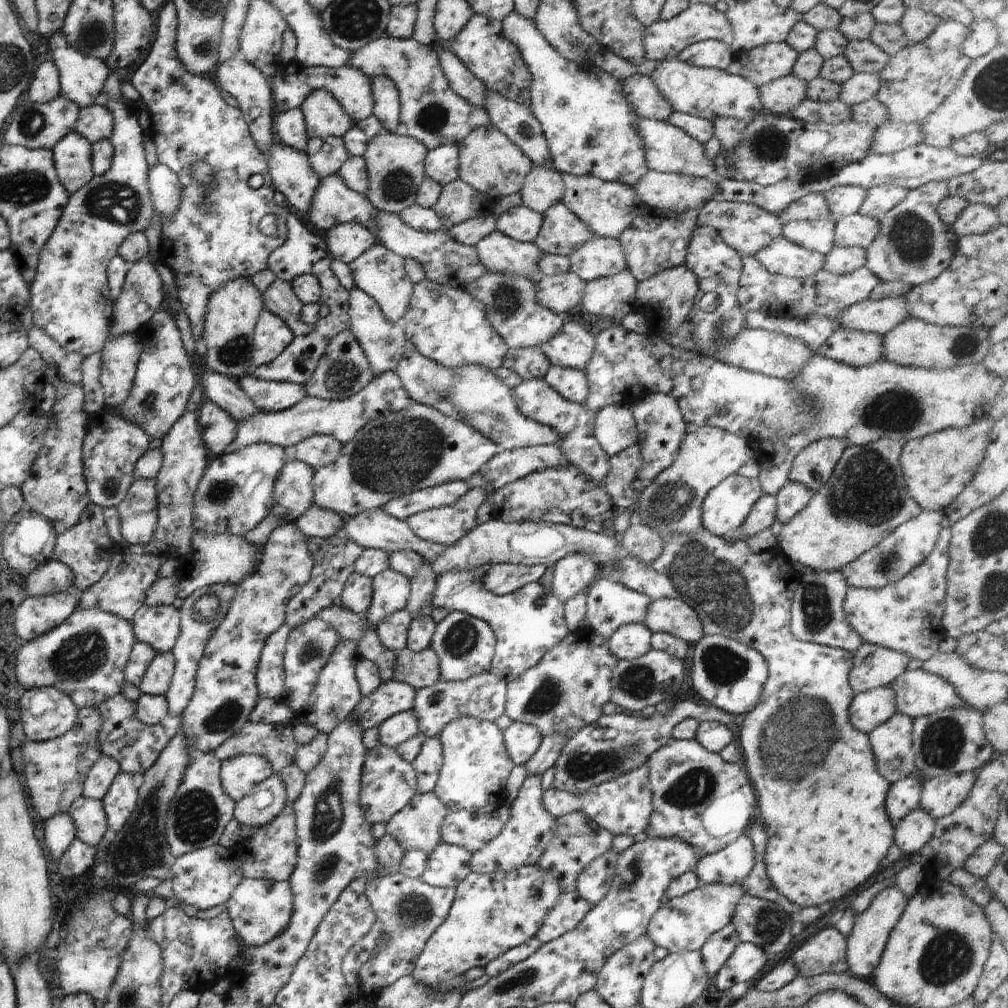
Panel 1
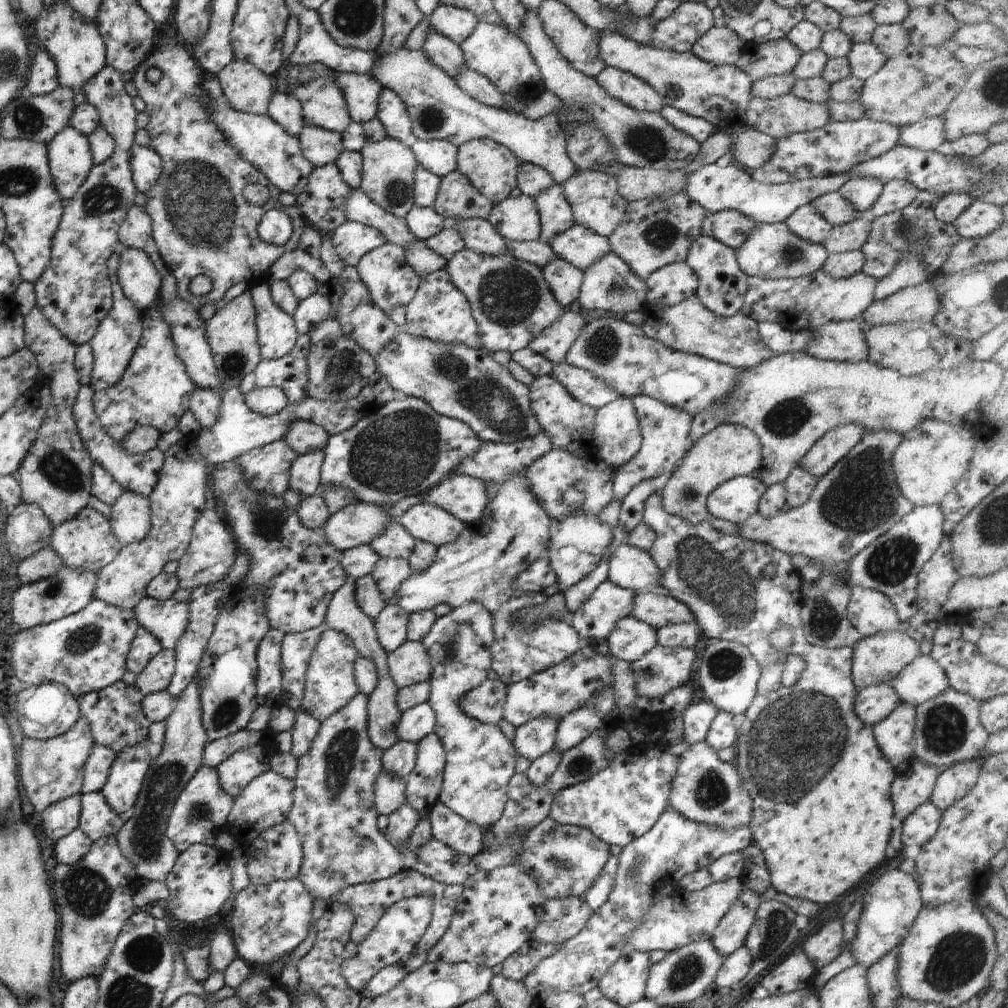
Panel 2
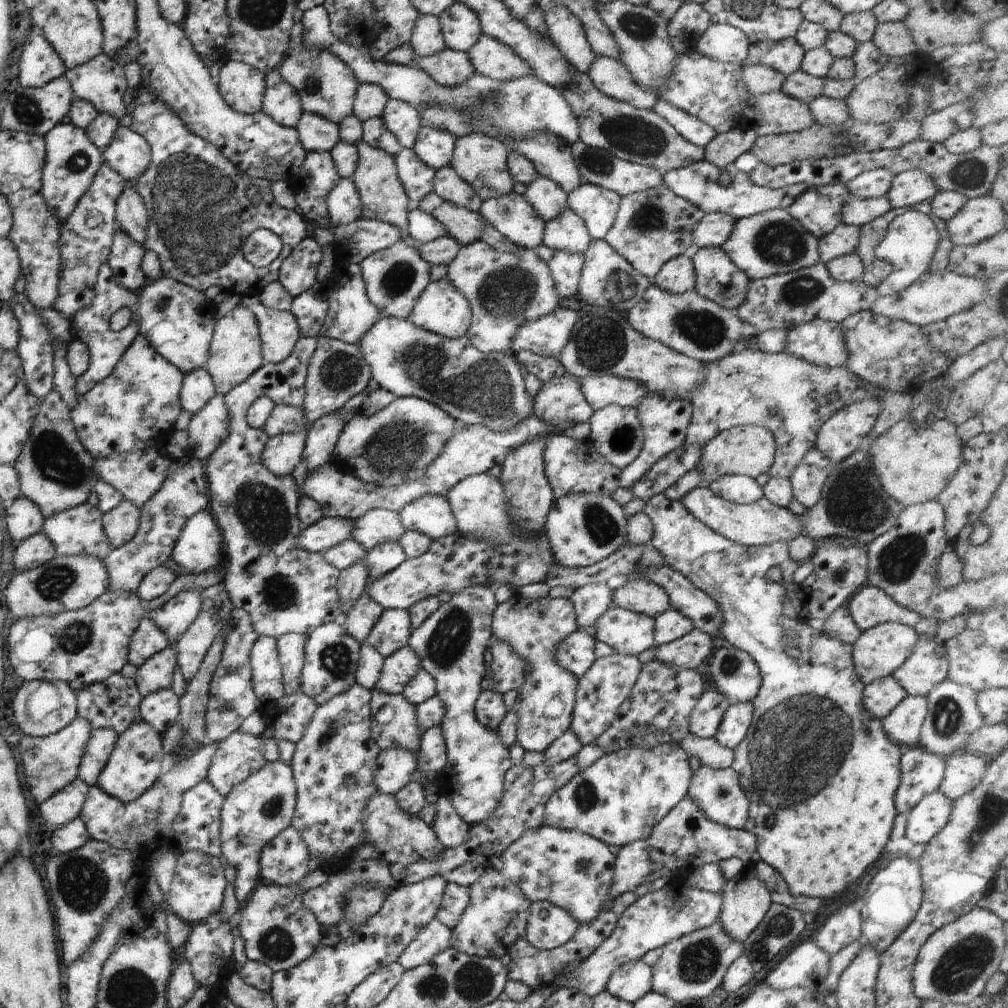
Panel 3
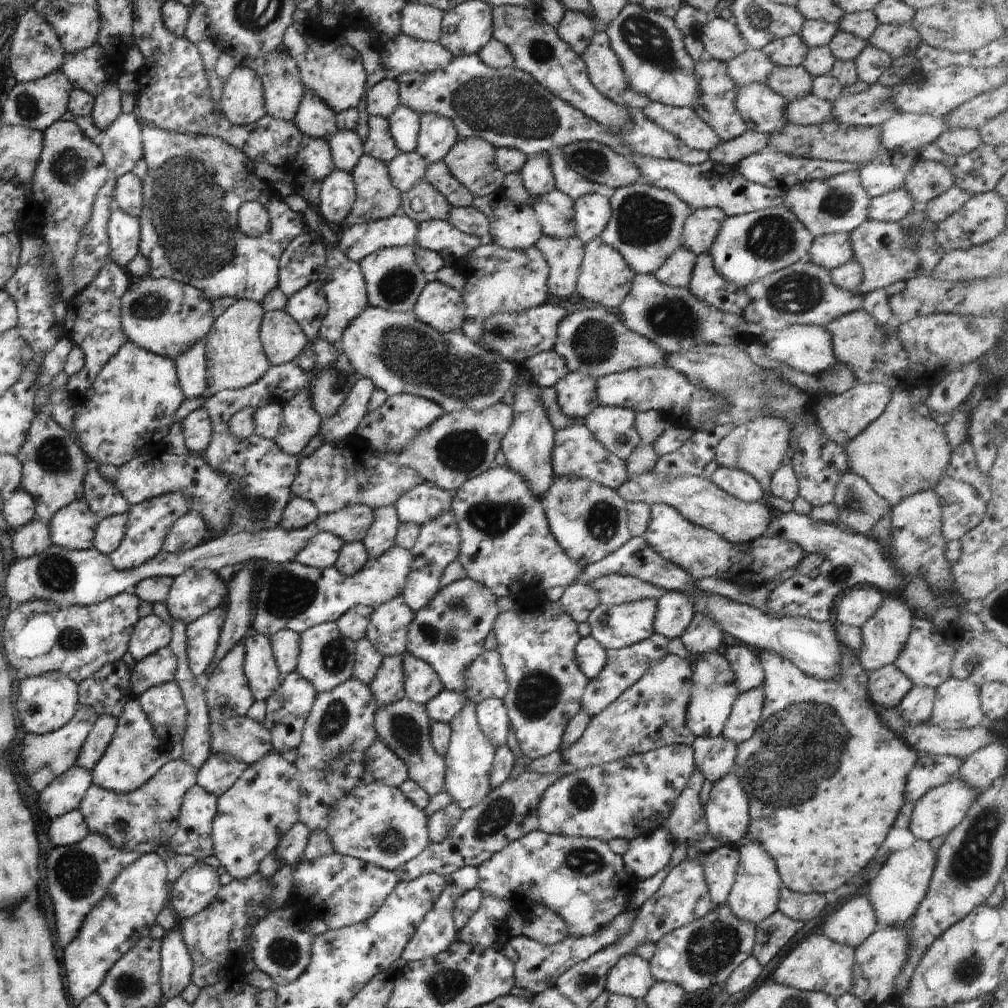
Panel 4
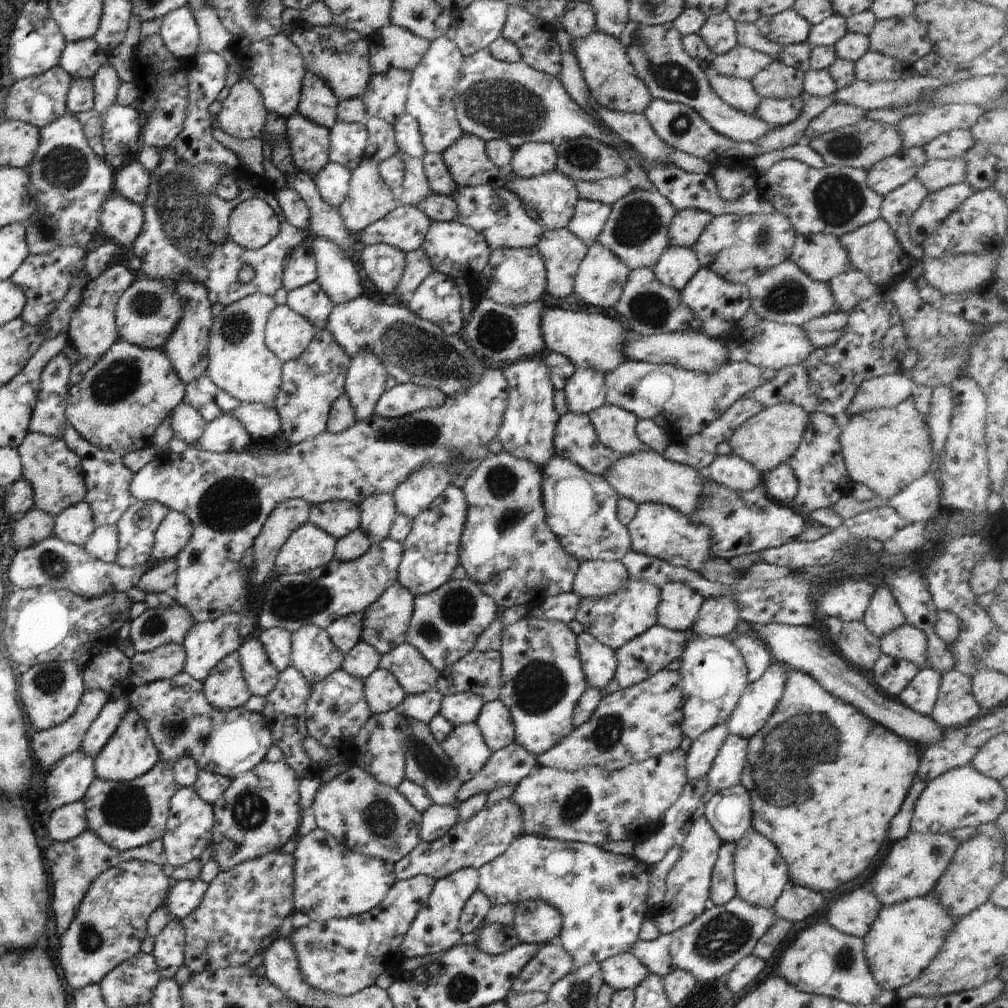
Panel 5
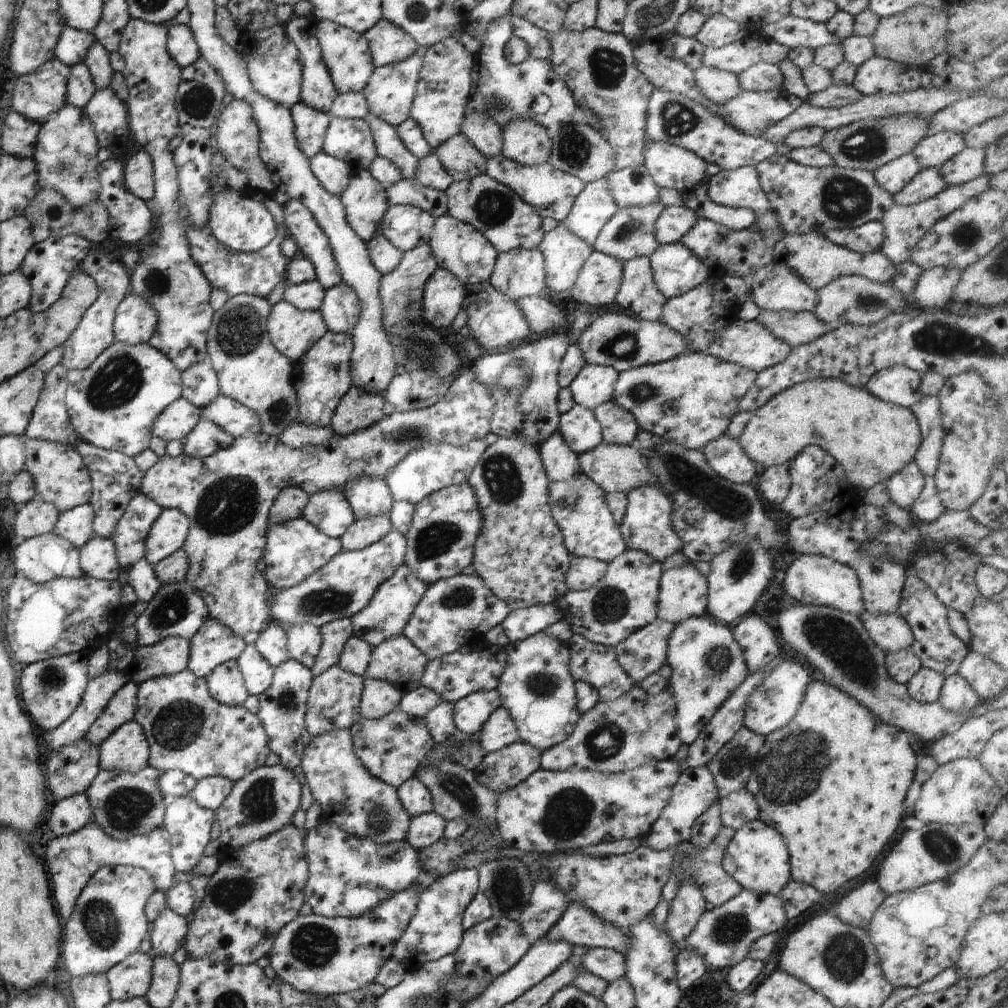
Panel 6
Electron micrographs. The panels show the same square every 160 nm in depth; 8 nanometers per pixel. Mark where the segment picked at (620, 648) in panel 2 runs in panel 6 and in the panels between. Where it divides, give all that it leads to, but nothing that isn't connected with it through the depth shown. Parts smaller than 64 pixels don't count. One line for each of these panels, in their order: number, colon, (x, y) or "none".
3: (628, 633)
4: (614, 627)
5: (615, 620)
6: (625, 600)

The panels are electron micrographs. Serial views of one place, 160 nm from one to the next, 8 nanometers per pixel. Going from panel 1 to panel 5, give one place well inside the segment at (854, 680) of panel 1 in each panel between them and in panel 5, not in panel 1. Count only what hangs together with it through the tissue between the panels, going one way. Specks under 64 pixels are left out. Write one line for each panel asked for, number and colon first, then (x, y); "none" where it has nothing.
2: (878, 658)
3: (879, 651)
4: (885, 634)
5: (883, 614)

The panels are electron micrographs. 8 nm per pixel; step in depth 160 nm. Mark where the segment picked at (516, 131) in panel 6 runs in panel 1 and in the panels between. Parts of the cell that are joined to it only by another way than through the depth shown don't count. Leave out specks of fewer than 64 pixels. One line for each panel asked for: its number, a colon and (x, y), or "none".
1: (562, 233)
2: (556, 216)
3: (549, 200)
4: (538, 179)
5: (531, 159)

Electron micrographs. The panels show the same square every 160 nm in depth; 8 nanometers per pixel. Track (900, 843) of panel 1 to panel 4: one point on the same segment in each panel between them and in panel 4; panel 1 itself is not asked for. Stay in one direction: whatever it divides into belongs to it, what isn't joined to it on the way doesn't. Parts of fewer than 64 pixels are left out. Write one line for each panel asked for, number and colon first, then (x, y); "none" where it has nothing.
2: (921, 825)
3: (930, 815)
4: (941, 809)

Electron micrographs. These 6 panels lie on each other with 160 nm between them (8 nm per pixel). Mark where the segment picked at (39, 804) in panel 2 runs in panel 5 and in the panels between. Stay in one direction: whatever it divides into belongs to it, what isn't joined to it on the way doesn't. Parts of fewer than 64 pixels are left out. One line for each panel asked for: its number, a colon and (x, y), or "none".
3: (50, 763)
4: (46, 757)
5: (50, 745)

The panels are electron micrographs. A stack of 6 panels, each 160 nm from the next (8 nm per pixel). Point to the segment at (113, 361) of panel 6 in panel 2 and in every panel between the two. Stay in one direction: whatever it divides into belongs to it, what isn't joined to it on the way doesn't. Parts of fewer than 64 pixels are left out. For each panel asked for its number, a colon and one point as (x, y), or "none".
2: (154, 390)
3: (139, 402)
4: (132, 403)
5: (122, 399)

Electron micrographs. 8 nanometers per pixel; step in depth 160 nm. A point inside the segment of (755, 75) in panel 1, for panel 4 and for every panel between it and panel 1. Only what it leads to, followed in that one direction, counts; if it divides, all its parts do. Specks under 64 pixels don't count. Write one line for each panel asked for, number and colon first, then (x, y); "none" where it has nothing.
2: (779, 57)
3: (785, 56)
4: (788, 52)

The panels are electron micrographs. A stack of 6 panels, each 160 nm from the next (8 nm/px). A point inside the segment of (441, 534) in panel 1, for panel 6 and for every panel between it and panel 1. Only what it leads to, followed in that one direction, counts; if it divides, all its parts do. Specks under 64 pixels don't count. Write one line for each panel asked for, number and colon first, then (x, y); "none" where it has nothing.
2: (425, 522)
3: (431, 515)
4: (420, 505)
5: (419, 491)
6: (422, 472)

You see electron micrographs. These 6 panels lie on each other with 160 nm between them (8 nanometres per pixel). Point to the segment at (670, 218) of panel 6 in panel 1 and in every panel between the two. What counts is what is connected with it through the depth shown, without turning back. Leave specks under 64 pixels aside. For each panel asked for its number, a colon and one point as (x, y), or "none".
1: (746, 228)
2: (731, 228)
3: (714, 229)
4: (699, 231)
5: (686, 227)

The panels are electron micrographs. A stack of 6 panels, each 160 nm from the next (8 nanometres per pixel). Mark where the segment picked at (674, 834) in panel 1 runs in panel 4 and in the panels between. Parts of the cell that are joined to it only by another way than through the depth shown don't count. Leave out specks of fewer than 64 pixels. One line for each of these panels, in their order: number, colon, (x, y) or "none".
2: (705, 789)
3: (718, 793)
4: (727, 810)

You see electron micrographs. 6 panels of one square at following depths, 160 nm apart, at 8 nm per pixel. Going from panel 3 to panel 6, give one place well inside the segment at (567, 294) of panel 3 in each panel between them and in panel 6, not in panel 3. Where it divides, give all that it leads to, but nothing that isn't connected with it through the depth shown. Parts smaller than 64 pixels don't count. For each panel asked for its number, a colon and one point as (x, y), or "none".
4: (564, 256)
5: (562, 252)
6: (565, 254)

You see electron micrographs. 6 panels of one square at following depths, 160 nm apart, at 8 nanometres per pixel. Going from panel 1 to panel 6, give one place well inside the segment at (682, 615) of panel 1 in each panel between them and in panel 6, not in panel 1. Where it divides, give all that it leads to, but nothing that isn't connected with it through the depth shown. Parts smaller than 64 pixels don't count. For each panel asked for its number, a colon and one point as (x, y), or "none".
2: (656, 610)
3: (640, 596)
4: (614, 589)
5: (596, 579)
6: (585, 572)

